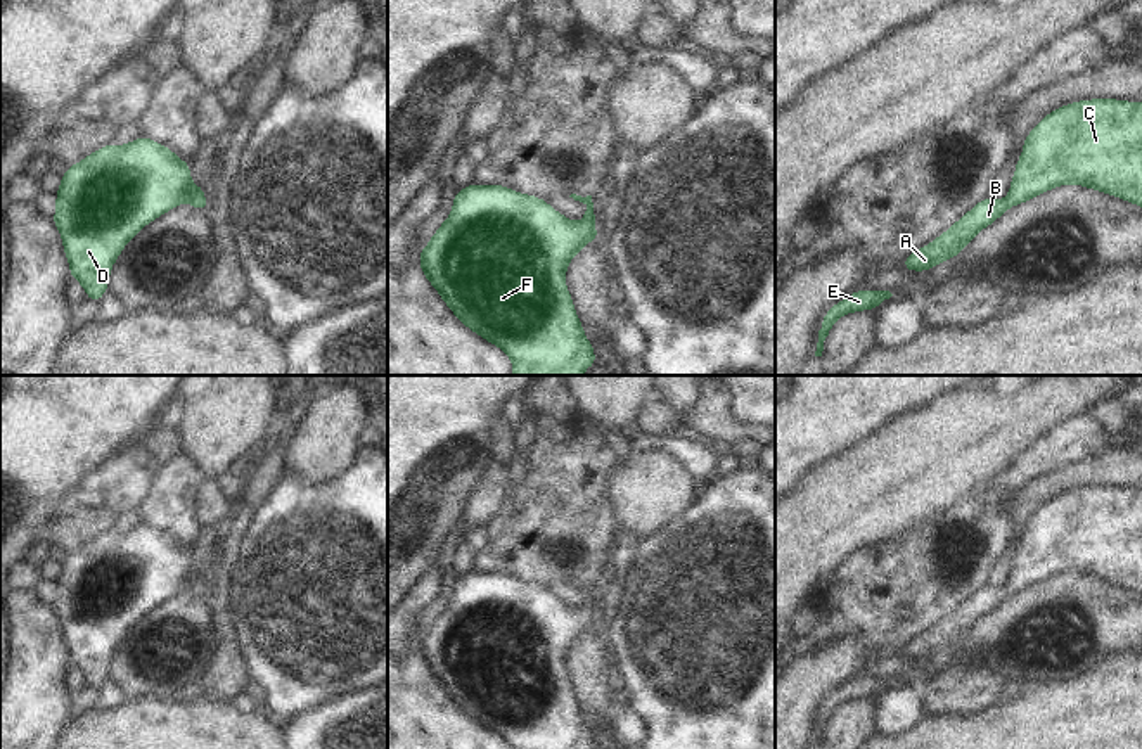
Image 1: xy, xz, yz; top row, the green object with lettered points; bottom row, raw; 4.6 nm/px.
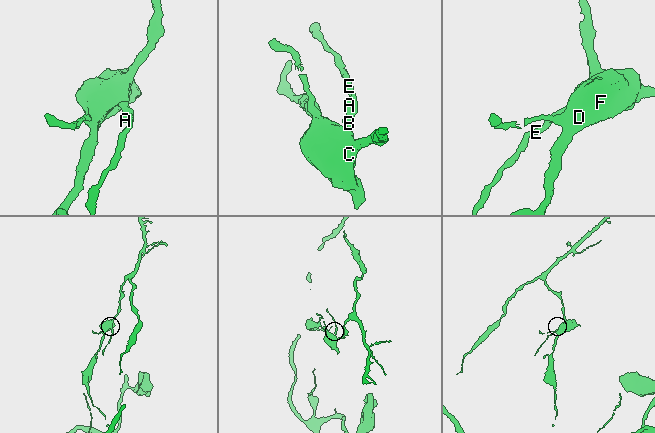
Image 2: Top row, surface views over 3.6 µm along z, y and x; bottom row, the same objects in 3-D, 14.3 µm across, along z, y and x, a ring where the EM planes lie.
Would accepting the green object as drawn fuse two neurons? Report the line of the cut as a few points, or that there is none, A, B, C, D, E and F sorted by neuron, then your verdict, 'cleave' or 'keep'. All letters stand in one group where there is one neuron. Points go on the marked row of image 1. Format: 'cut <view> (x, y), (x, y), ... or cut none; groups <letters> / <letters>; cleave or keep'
cut none; groups A B C D E F; keep

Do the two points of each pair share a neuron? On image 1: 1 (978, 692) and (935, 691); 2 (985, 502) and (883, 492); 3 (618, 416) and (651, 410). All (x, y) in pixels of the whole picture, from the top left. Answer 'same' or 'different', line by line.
1: same
2: different
3: different

